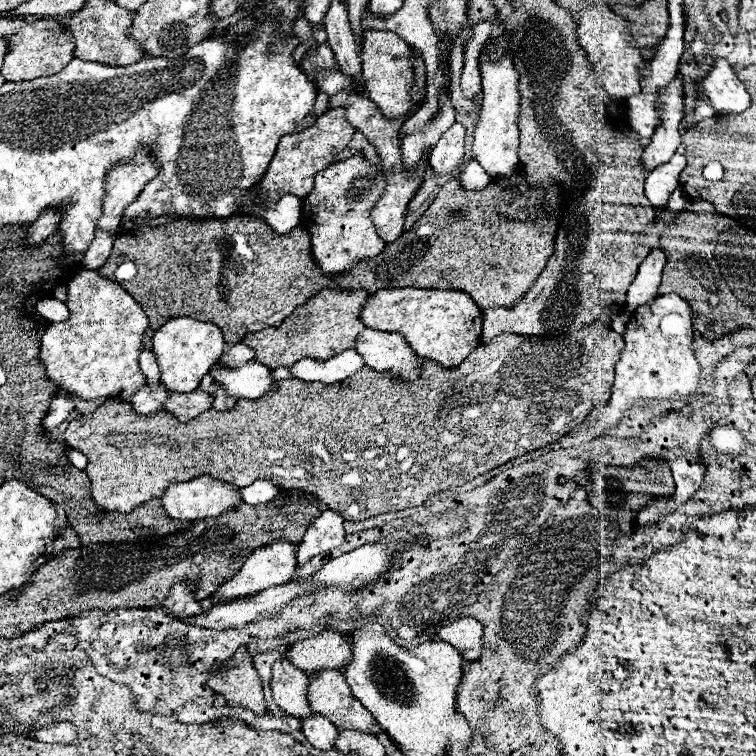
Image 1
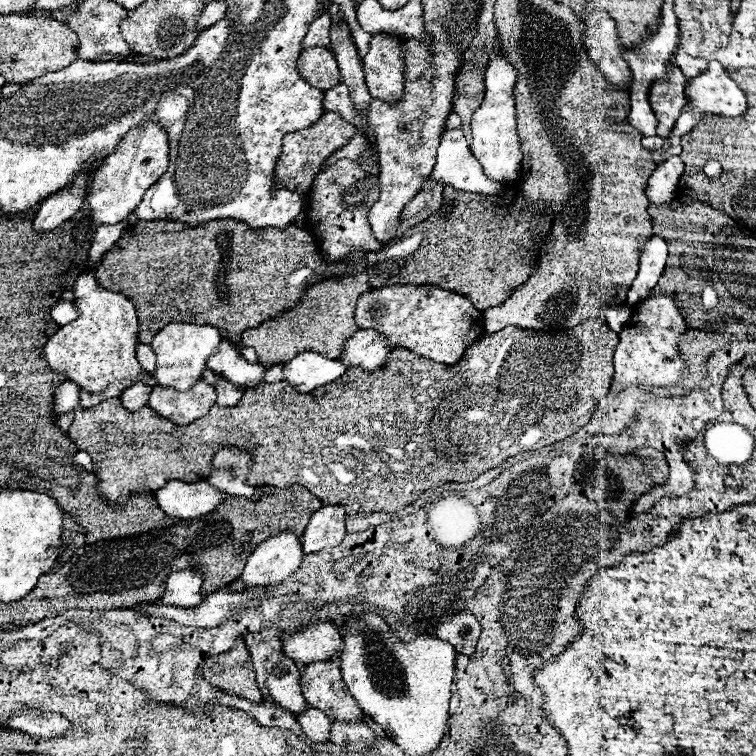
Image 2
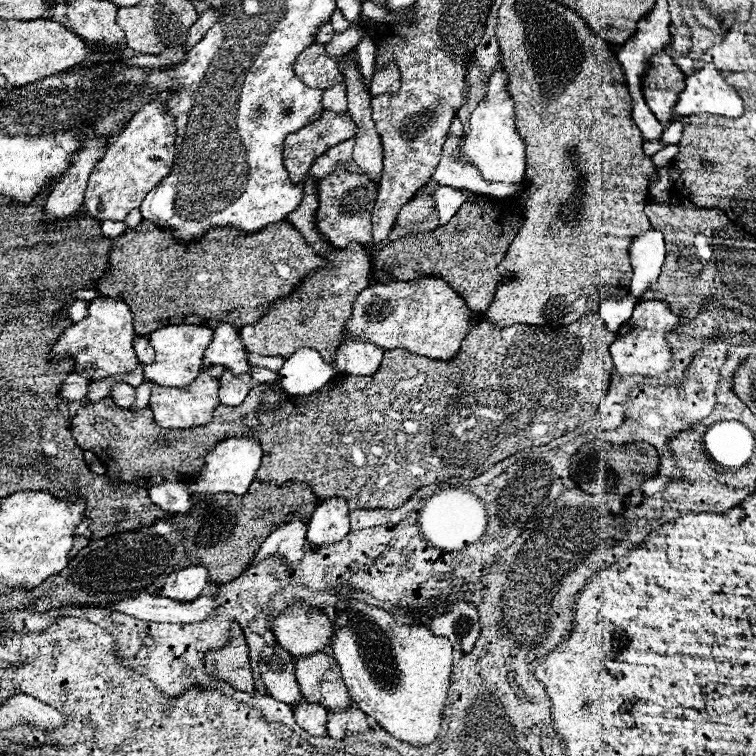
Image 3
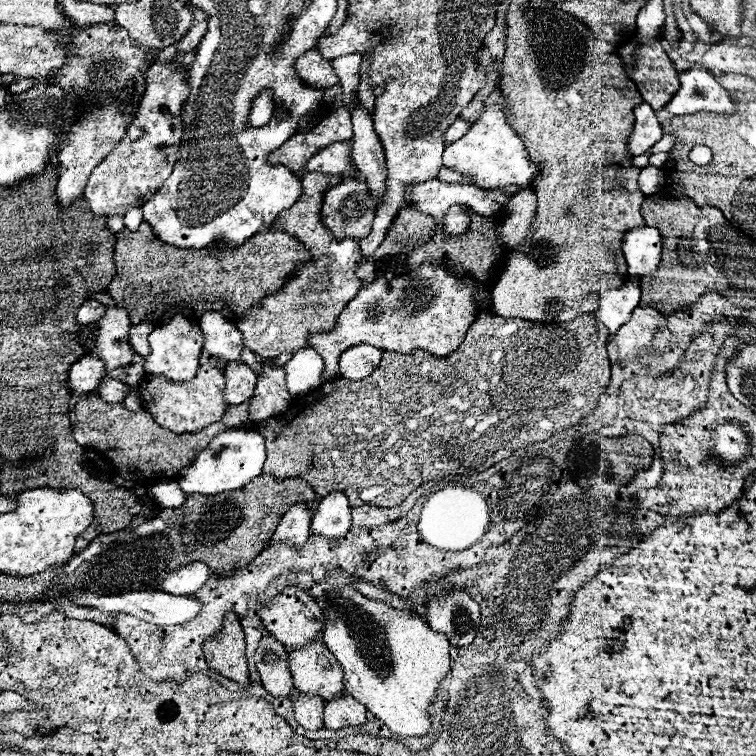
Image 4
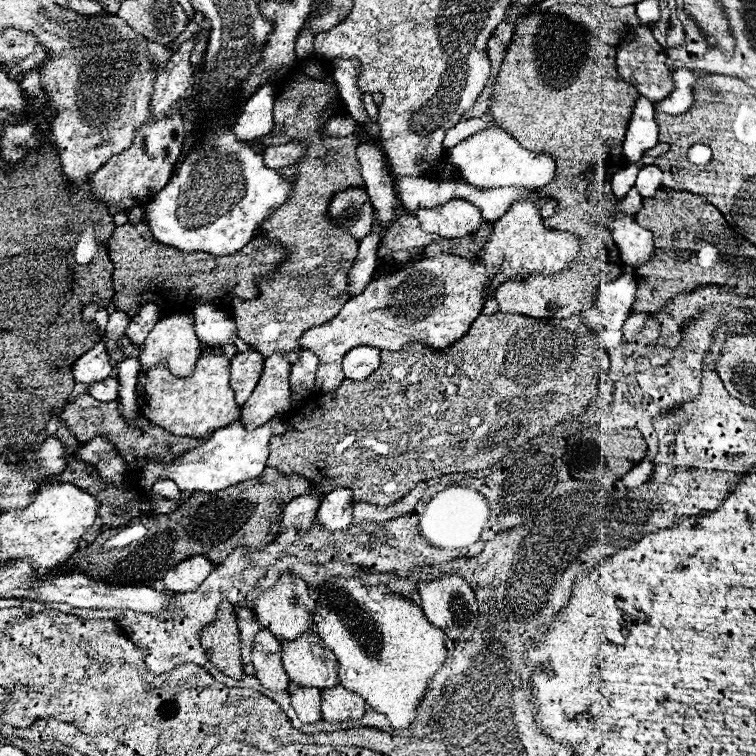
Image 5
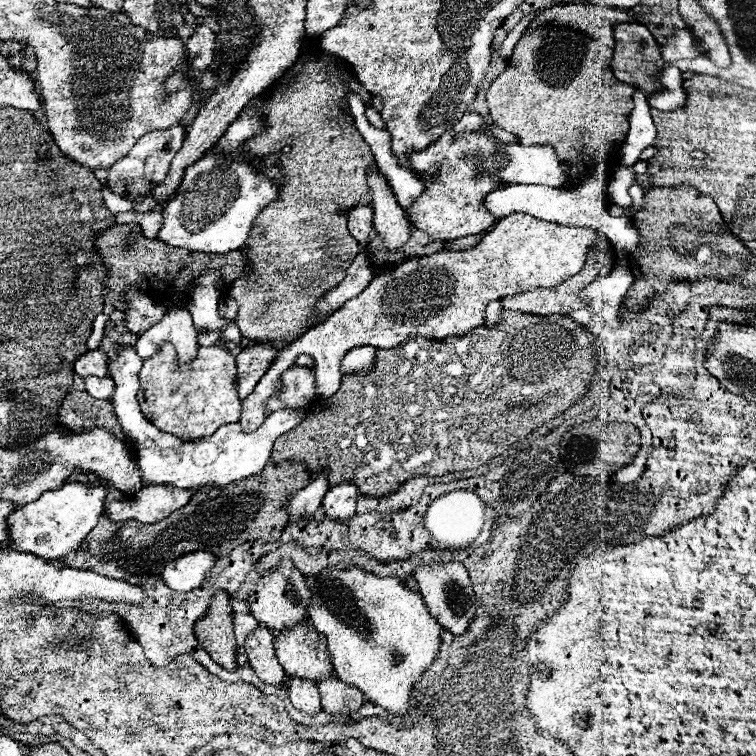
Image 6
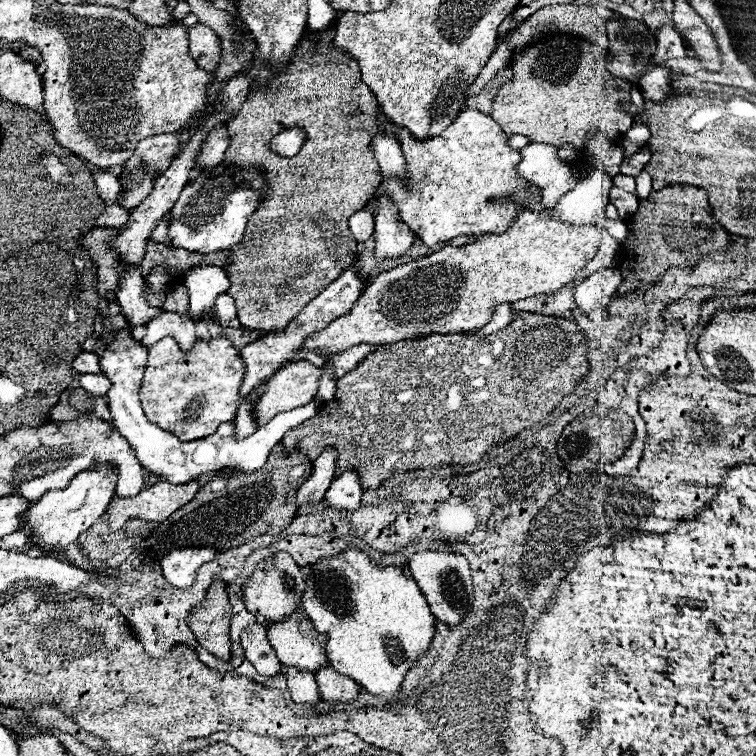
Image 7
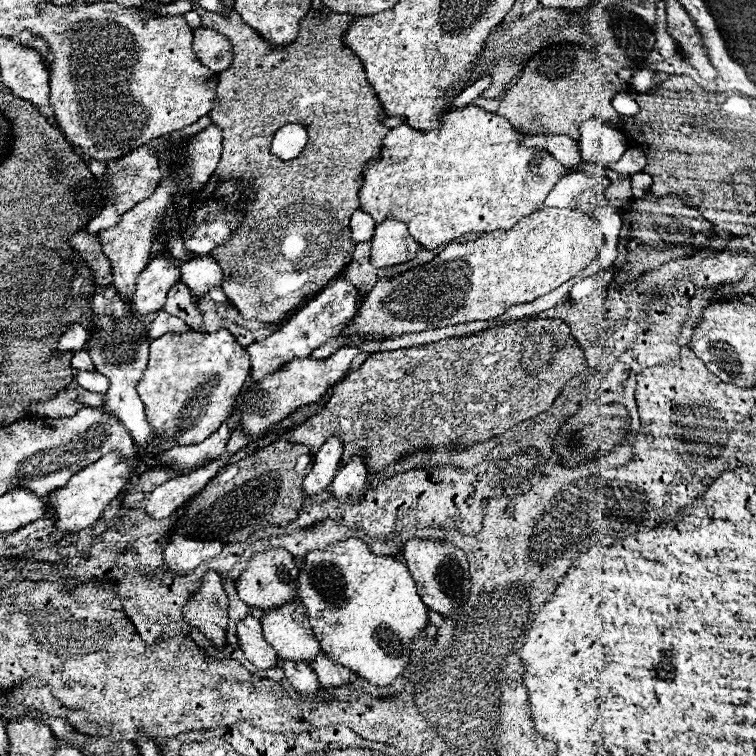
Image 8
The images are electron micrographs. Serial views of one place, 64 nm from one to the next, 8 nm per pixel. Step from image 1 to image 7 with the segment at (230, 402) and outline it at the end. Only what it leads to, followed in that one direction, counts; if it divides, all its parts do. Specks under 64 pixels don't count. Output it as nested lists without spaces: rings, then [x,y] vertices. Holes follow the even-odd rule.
[[[348,268],[342,272],[342,276],[338,276],[330,286],[326,286],[314,300],[310,300],[304,310],[296,316],[296,320],[292,320],[292,324],[288,324],[284,330],[280,332],[274,332],[274,334],[268,334],[248,346],[244,346],[240,350],[240,356],[244,358],[246,362],[246,374],[244,374],[244,382],[242,382],[242,388],[240,388],[240,394],[242,396],[248,396],[256,384],[264,382],[266,378],[270,378],[274,372],[278,372],[286,362],[290,360],[296,360],[298,354],[302,352],[300,348],[304,348],[304,340],[310,338],[312,334],[324,330],[332,320],[336,320],[338,316],[344,316],[346,312],[350,312],[356,304],[356,300],[362,296],[362,290],[364,290],[364,282],[360,280],[360,276],[356,274],[354,268]]]

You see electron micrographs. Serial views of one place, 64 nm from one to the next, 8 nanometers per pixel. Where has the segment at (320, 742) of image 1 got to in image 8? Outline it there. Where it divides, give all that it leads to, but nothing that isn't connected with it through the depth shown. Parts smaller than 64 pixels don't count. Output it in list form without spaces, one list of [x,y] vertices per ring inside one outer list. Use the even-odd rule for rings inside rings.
[[[282,660],[280,666],[286,672],[286,678],[290,680],[290,684],[294,686],[296,692],[304,694],[304,696],[312,696],[318,688],[318,676],[312,670],[312,666],[308,662],[292,662],[292,660]]]

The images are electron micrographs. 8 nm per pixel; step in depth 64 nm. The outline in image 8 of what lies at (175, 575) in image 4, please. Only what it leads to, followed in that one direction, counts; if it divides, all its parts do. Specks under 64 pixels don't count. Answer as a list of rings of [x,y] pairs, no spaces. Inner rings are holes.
[[[176,534],[164,550],[164,560],[172,572],[190,572],[192,568],[196,568],[196,564],[216,556],[220,550],[222,546],[208,546],[198,538]]]

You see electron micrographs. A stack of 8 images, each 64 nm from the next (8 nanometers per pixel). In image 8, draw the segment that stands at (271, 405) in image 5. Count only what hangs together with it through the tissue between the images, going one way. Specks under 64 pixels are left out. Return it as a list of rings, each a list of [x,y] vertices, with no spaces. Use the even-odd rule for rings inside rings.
[[[540,208],[530,216],[522,218],[514,228],[508,232],[490,232],[480,236],[474,242],[454,242],[444,248],[434,260],[398,276],[398,278],[382,278],[368,298],[362,302],[358,314],[344,326],[340,336],[352,334],[380,334],[380,336],[402,336],[410,332],[424,332],[446,328],[454,324],[468,324],[476,320],[492,320],[506,312],[508,306],[518,306],[544,296],[564,282],[568,282],[576,272],[584,270],[590,262],[596,260],[600,248],[604,244],[604,236],[594,216],[578,212],[578,210],[564,210],[564,208]],[[234,432],[228,440],[228,448],[224,450],[224,454],[220,454],[216,460],[208,462],[206,466],[196,468],[190,474],[184,476],[176,476],[172,480],[168,480],[166,484],[162,484],[160,488],[156,488],[152,494],[146,496],[142,508],[148,512],[150,518],[162,520],[166,516],[170,516],[180,504],[184,504],[186,500],[190,500],[196,492],[200,492],[200,488],[204,488],[206,482],[210,482],[210,478],[220,472],[224,466],[228,466],[228,460],[248,442],[248,436],[244,432]]]

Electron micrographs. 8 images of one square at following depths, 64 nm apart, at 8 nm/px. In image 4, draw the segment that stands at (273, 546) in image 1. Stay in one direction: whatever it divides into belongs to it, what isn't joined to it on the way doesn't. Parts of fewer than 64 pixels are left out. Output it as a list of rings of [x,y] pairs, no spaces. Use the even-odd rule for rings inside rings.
[[[296,502],[288,508],[288,512],[282,516],[274,536],[270,538],[268,544],[276,544],[276,542],[290,542],[294,546],[306,544],[308,536],[310,536],[310,520],[314,516],[314,510],[308,508],[304,502]]]

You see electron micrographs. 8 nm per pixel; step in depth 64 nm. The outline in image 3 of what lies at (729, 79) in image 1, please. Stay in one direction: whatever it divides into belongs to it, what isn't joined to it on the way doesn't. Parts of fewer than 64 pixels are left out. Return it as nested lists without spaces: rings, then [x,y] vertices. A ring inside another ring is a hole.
[[[704,64],[702,70],[688,74],[684,82],[686,88],[680,92],[680,98],[674,104],[676,116],[708,112],[716,116],[736,118],[744,112],[740,96],[724,82],[714,64]]]

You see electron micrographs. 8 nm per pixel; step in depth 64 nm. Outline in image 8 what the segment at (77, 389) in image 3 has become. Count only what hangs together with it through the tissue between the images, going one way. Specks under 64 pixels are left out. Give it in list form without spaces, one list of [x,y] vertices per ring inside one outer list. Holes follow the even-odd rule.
[[[76,350],[74,356],[72,356],[72,368],[76,368],[76,370],[80,370],[80,368],[94,368],[94,364],[92,364],[88,352]]]

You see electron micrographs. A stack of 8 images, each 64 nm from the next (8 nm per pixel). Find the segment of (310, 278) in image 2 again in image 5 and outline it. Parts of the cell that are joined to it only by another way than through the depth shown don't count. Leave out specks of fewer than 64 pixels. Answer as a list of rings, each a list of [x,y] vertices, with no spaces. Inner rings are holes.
[[[144,222],[136,226],[118,226],[108,238],[108,254],[114,264],[112,304],[116,306],[116,310],[126,312],[128,316],[136,314],[142,302],[154,302],[160,308],[162,316],[182,312],[192,314],[192,308],[198,300],[212,300],[212,304],[216,304],[220,310],[230,312],[234,296],[240,296],[244,300],[254,298],[258,292],[254,282],[256,276],[268,274],[284,260],[282,246],[270,244],[264,238],[254,238],[240,252],[220,258],[214,258],[206,252],[188,254],[158,242]]]

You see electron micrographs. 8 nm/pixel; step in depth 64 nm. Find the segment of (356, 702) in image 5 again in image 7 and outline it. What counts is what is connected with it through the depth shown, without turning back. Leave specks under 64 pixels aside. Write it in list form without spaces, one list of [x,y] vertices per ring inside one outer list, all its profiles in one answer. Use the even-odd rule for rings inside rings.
[[[324,664],[316,672],[320,694],[328,702],[352,702],[356,698],[356,686],[352,678],[336,672],[330,664]]]

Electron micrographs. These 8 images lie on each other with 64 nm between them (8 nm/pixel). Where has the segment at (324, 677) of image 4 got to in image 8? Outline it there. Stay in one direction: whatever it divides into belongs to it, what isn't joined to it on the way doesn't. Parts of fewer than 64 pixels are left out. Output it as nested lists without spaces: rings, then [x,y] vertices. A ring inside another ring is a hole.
[[[292,598],[280,608],[264,610],[260,622],[266,642],[274,646],[280,658],[312,662],[318,652],[322,652],[320,642],[310,628],[306,606],[300,598]]]

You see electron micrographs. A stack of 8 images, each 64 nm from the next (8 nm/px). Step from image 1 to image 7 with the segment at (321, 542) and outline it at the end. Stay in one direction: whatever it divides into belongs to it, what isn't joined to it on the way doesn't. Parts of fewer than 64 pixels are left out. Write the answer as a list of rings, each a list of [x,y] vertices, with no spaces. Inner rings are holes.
[[[346,470],[338,478],[332,480],[328,492],[326,492],[326,504],[338,510],[356,510],[360,506],[362,498],[362,484],[360,476],[354,470]]]

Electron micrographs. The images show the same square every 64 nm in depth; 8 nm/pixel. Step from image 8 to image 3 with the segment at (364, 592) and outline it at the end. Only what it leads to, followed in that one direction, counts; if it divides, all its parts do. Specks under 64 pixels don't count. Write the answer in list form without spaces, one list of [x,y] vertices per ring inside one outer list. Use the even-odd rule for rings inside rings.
[[[348,598],[346,606],[338,606],[332,618],[332,654],[342,668],[344,684],[350,698],[368,716],[376,718],[382,728],[386,728],[394,738],[410,742],[414,746],[426,746],[436,740],[440,730],[440,716],[446,700],[450,666],[452,666],[452,646],[444,636],[432,634],[422,624],[398,624],[390,610],[370,606],[362,600]]]

